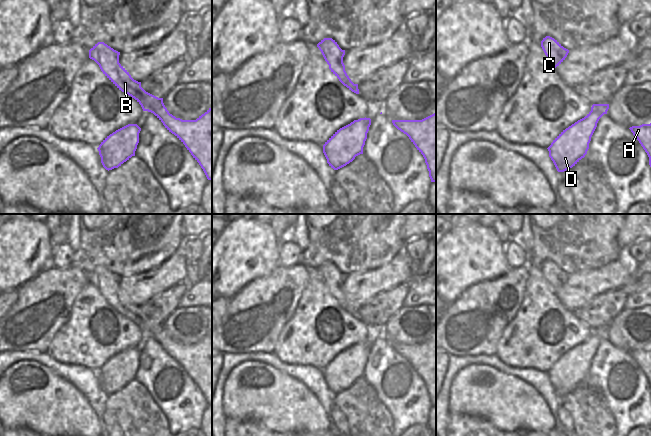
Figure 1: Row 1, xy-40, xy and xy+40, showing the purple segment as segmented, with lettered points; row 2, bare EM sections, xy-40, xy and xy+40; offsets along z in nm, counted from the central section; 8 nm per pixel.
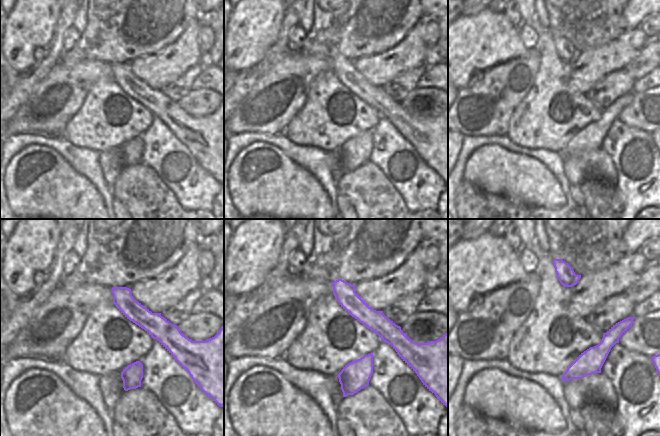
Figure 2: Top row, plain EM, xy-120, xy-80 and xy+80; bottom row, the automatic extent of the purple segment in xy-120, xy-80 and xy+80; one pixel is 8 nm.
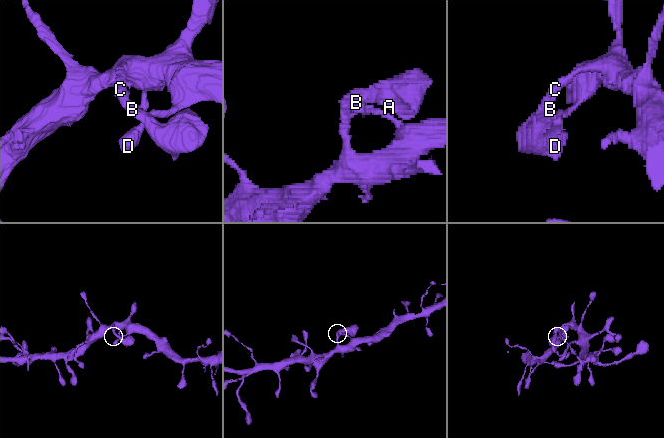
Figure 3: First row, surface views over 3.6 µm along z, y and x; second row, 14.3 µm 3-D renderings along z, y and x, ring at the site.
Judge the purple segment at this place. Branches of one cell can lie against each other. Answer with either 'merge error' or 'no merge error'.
no merge error

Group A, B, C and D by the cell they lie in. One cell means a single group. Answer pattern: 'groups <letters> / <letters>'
groups A B C D

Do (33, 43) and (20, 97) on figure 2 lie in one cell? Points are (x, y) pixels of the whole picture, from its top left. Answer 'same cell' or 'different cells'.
different cells

